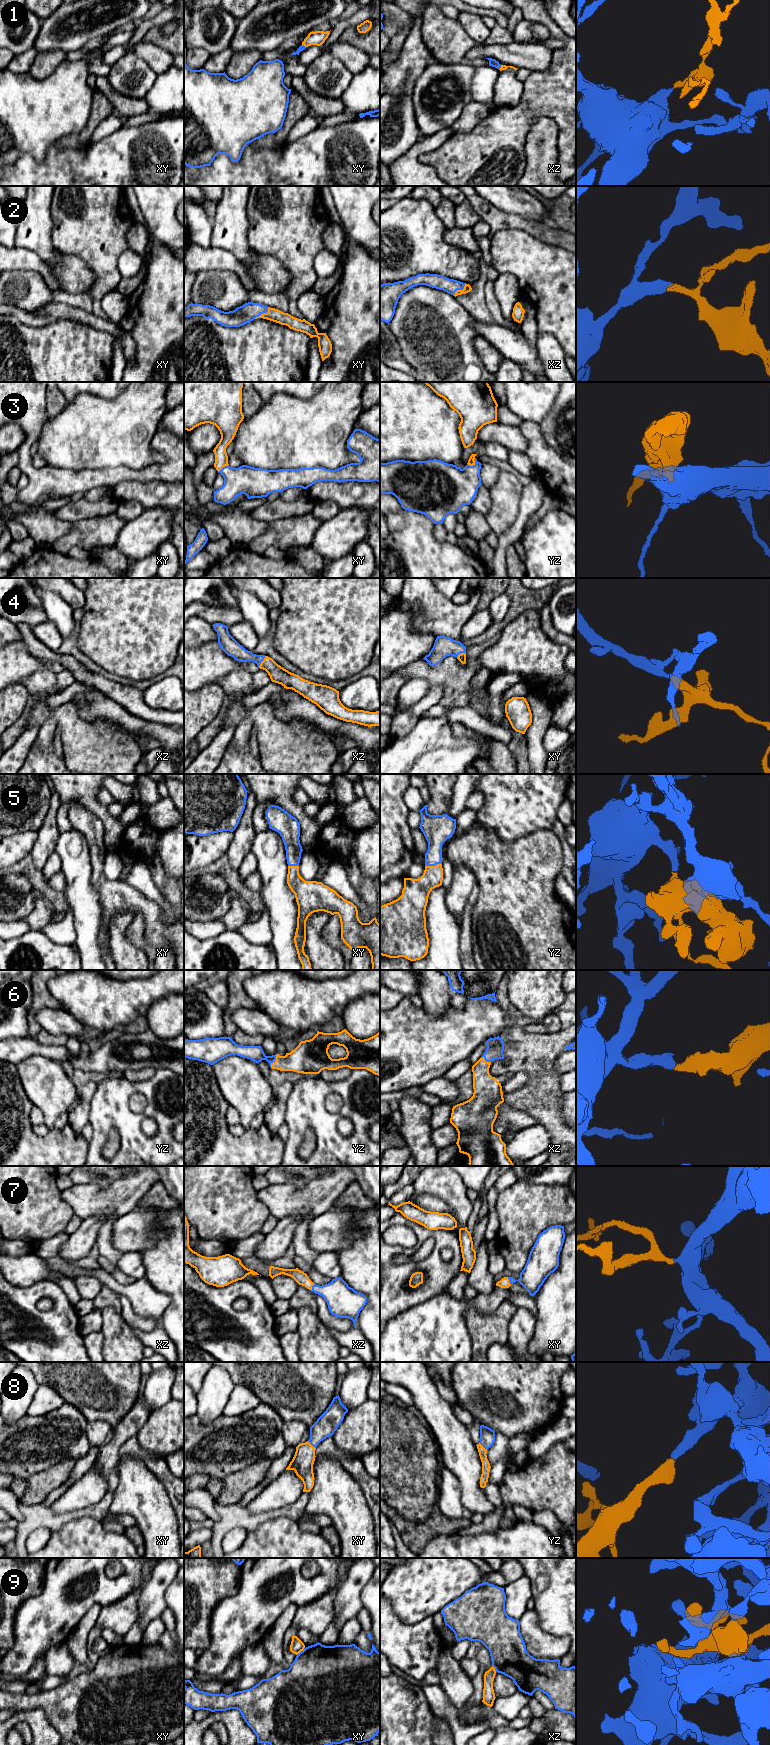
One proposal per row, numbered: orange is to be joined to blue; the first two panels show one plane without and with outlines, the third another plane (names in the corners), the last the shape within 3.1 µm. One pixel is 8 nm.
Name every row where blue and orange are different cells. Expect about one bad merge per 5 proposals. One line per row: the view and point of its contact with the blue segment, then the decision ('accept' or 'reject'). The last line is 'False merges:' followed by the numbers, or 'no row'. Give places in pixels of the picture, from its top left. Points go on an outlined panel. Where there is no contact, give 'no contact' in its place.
1: meets blue in xy at (304, 46); accept
2: meets blue in xy at (262, 313); accept
3: meets blue in yz at (473, 465); accept
4: meets blue in xz at (262, 660); accept
5: meets blue in yz at (433, 865); accept
6: meets blue in yz at (274, 1060); accept
7: meets blue in xy at (509, 1281); accept
8: meets blue in xy at (311, 1444); accept
9: meets blue in xy at (301, 1651); accept
False merges: no row

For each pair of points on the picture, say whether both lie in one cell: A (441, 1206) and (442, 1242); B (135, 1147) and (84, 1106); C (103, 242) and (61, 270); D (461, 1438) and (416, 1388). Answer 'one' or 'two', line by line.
A: two
B: two
C: two
D: one

